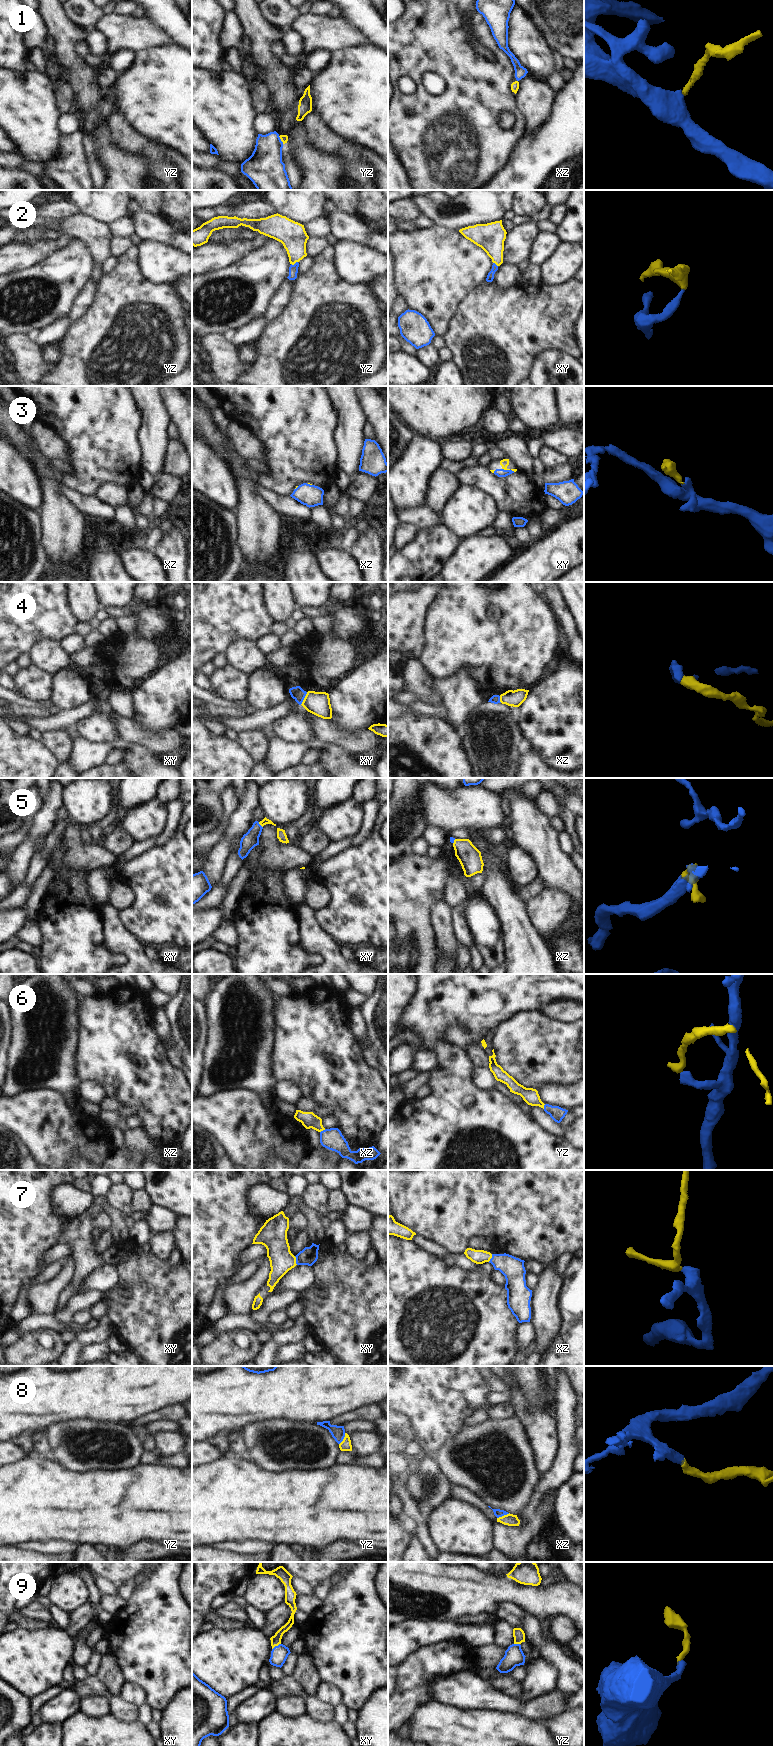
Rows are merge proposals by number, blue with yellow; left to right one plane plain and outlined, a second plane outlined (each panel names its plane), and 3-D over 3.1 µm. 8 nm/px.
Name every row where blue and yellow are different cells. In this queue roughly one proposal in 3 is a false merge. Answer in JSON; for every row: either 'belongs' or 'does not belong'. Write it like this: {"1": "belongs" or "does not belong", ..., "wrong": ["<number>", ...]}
{"1": "does not belong", "2": "belongs", "3": "belongs", "4": "does not belong", "5": "belongs", "6": "belongs", "7": "belongs", "8": "belongs", "9": "belongs", "wrong": ["1", "4"]}

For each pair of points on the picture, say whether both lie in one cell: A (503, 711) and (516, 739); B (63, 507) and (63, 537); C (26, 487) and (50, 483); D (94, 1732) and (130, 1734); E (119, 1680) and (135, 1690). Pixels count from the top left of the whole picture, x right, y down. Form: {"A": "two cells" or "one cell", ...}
{"A": "one cell", "B": "one cell", "C": "two cells", "D": "one cell", "E": "two cells"}

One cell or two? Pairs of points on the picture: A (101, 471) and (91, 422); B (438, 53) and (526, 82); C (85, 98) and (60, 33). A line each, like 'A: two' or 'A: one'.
A: one
B: two
C: one

